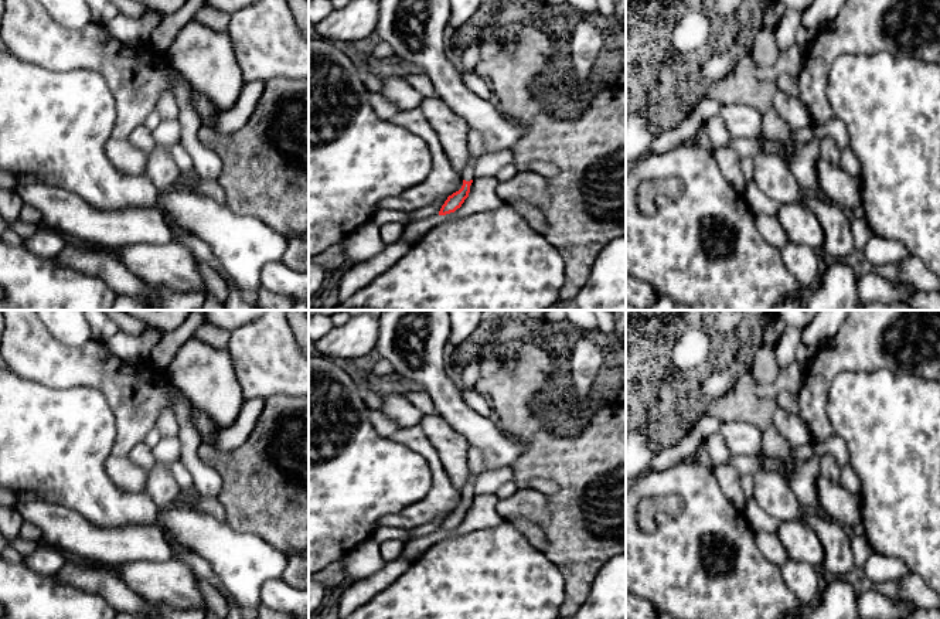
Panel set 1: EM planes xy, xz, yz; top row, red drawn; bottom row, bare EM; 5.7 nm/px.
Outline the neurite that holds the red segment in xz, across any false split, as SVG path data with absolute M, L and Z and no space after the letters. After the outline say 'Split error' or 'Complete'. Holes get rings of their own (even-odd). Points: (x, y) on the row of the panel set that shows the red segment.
M470 157L467 166L464 167L462 177L463 177L463 186L459 191L453 193L447 197L445 204L442 205L439 215L446 215L450 212L454 212L457 208L462 207L464 200L469 197L470 186L474 178L474 166L476 166L476 157Z. Split error

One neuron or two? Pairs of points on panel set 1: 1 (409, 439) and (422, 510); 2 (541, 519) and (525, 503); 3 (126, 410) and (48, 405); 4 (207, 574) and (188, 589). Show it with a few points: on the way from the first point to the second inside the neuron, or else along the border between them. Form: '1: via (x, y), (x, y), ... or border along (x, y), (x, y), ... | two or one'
1: via (428, 452), (438, 470), (438, 492) | one
2: via (537, 514), (530, 507) | one
3: border along (84, 387), (105, 398), (115, 441) | two
4: border along (174, 557), (186, 563), (198, 578) | two

